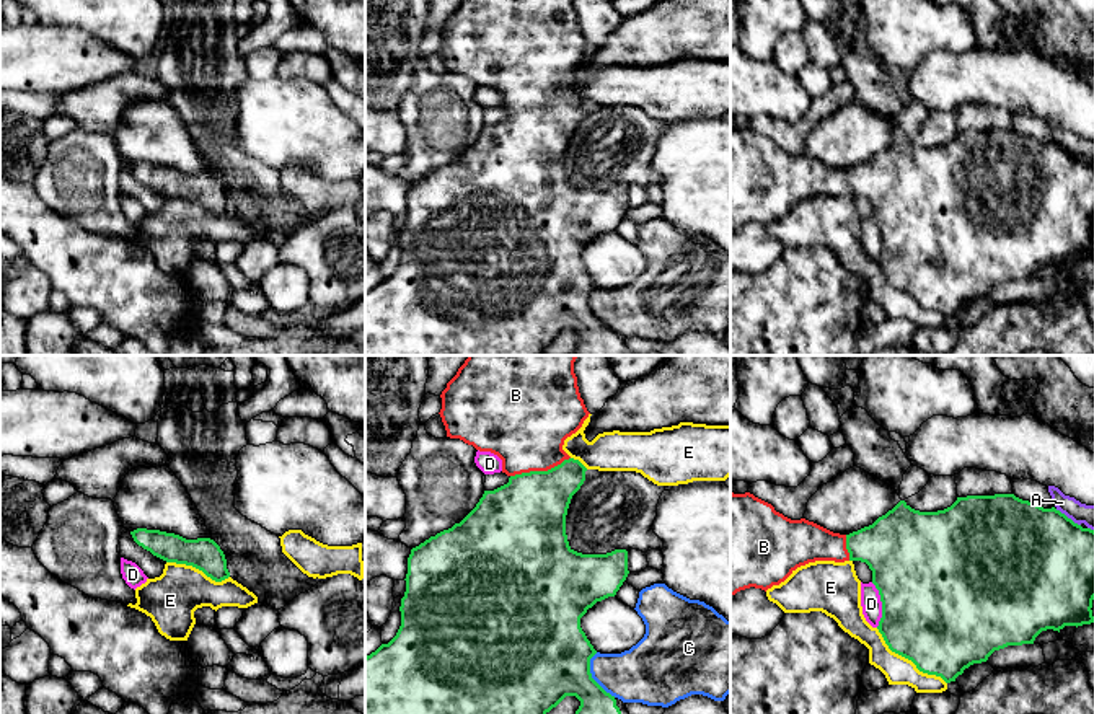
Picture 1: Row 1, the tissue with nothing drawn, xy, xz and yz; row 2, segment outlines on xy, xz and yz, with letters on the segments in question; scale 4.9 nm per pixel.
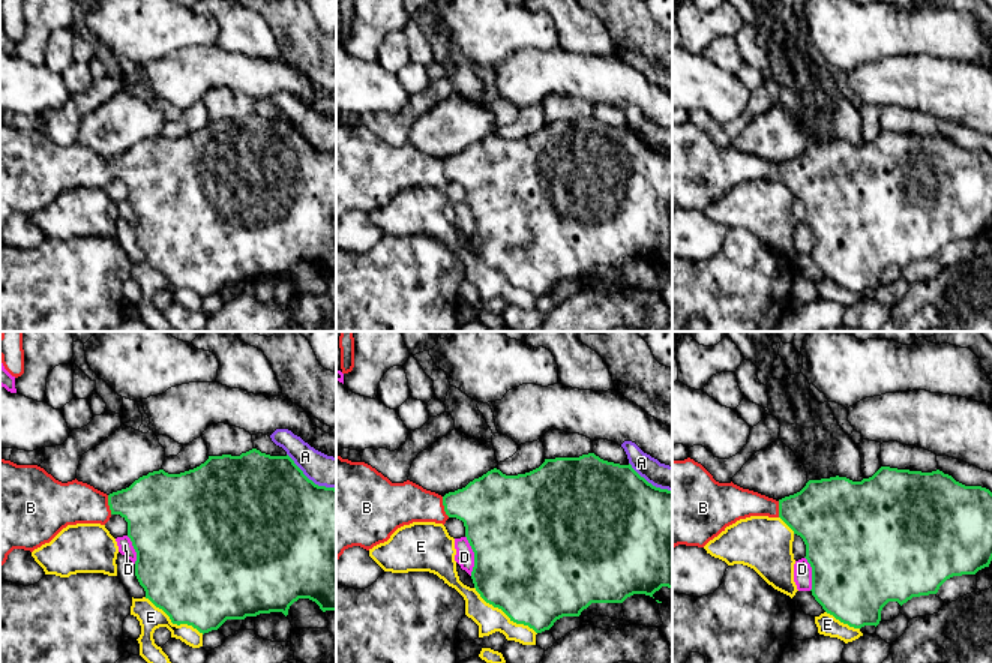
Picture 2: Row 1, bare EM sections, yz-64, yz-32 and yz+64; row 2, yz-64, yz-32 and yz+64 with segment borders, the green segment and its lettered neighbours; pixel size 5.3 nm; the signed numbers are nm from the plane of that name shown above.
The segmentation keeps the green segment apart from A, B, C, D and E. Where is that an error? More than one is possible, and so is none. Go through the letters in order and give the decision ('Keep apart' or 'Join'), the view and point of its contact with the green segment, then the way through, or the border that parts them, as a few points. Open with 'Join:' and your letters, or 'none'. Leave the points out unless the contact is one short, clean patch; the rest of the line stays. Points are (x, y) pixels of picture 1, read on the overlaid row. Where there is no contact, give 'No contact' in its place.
Join: B
A: Keep apart. Touches green at yz (1067, 517)
B: Join. Touches green at xz (540, 471). Path across: xz (525, 519), (540, 489), (540, 471), (532, 455), (525, 424)
C: Keep apart. Touches green at xz (591, 677). Boundary: xz (595, 652), (591, 659), (591, 675), (615, 696)
D: Keep apart. Touches green at yz (882, 605)
E: Keep apart. Touches green at yz (908, 659)

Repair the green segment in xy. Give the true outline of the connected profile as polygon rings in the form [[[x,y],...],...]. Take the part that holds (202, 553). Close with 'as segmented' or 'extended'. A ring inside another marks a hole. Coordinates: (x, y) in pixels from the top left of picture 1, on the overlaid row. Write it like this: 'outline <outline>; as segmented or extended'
outline [[[137,528],[130,535],[139,546],[166,562],[192,566],[215,582],[230,577],[223,551],[210,538],[186,540],[174,533],[147,528]]]; as segmented

